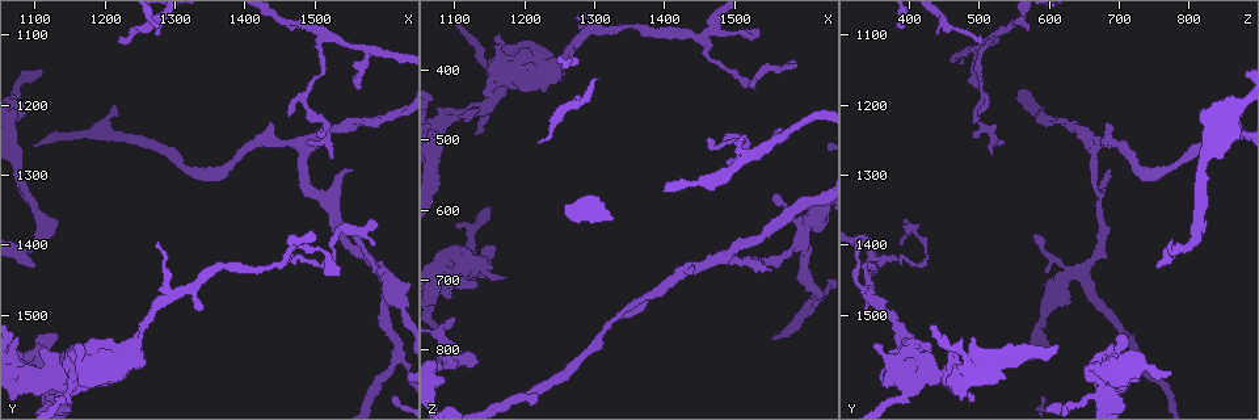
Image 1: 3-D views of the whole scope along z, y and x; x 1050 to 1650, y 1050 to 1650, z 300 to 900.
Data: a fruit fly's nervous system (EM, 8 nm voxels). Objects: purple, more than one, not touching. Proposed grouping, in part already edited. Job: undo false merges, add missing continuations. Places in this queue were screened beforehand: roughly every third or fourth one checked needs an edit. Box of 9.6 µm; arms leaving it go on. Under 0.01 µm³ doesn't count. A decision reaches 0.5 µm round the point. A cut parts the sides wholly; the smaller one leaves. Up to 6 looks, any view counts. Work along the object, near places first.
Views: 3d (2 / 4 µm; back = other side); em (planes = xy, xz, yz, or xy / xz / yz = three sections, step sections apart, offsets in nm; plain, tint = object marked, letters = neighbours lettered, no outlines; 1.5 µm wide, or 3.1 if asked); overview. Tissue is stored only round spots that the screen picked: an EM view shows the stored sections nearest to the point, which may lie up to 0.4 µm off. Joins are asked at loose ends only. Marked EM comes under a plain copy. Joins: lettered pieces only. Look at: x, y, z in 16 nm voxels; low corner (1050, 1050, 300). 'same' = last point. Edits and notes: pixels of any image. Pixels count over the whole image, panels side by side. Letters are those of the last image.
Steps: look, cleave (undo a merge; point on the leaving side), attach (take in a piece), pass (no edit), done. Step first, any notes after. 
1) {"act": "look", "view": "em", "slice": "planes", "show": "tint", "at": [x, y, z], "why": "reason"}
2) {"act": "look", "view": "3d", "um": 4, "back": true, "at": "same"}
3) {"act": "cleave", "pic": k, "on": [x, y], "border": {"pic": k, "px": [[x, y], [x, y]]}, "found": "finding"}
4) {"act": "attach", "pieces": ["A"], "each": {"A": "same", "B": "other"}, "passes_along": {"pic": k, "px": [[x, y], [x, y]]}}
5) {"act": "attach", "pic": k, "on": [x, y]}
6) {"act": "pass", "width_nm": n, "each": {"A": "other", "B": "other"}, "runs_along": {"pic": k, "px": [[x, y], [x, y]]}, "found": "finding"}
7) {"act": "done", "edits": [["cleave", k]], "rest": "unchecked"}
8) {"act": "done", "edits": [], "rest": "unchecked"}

{"act": "look", "view": "em", "slice": "planes", "show": "letters", "at": [1125, 1530, 710], "why": "an open end"}

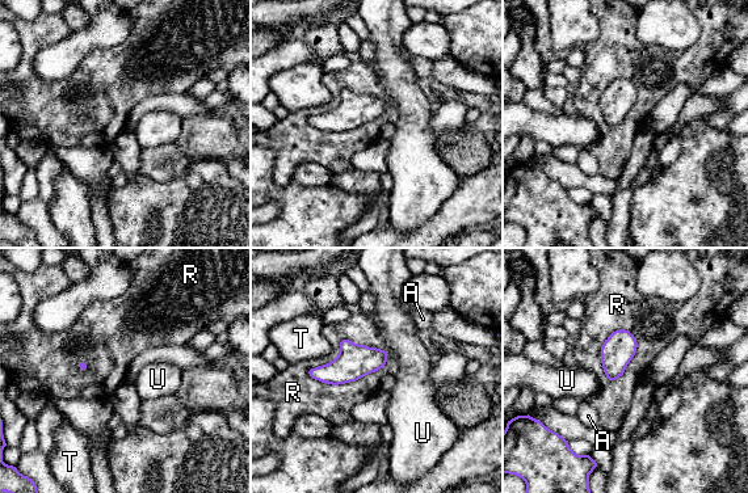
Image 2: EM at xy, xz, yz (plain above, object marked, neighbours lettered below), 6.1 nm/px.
{"act": "pass", "each": {"A": "other", "R": "other", "T": "other", "U": "other"}, "border": {"pic": 2, "px": [[379, 348], [343, 340], [307, 373]]}, "found": "none of them fits"}

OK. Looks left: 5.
{"act": "look", "view": "3d", "um": 2, "at": [1555, 1290, 690], "why": "free end"}

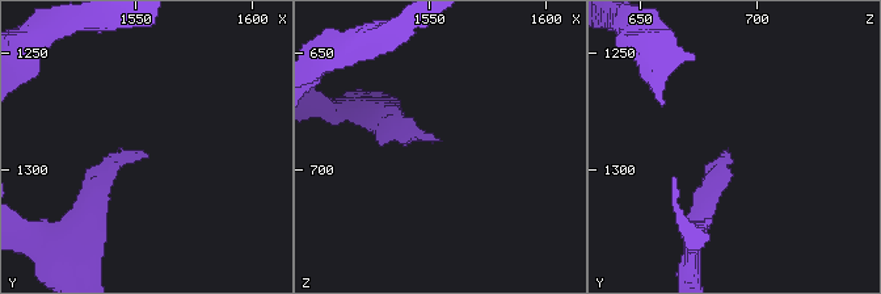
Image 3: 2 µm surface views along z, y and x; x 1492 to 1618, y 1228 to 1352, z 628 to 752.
{"act": "look", "view": "em", "slice": "xy", "step": 4, "show": "letters", "at": [1552, 1291, 686]}

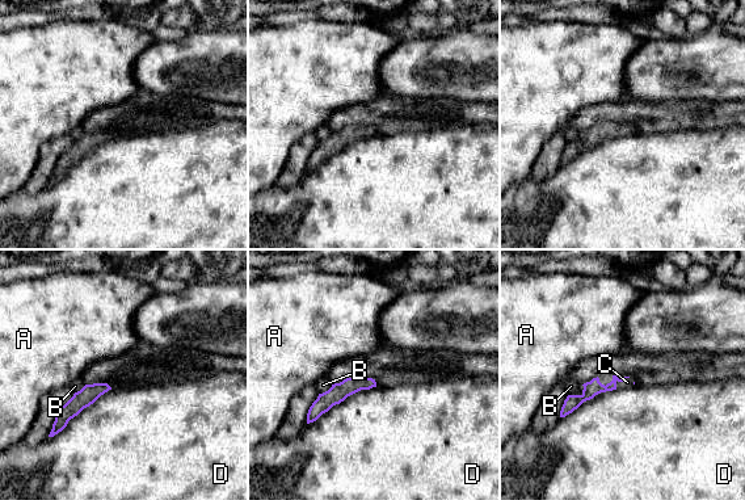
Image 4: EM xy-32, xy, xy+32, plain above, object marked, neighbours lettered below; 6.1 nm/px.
{"act": "look", "view": "em", "slice": "planes", "show": "letters", "at": "same", "why": "cut it another way"}

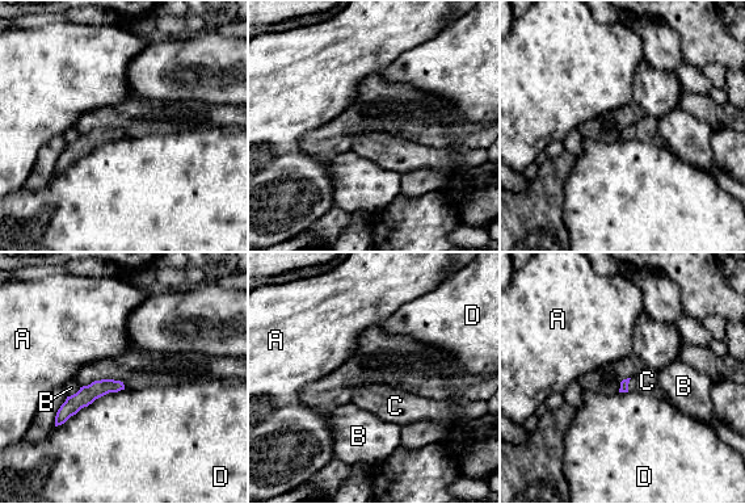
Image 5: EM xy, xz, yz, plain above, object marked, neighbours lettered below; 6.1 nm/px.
{"act": "attach", "pieces": ["C"], "each": {"A": "other", "B": "other", "C": "same", "D": "other"}, "found": "it goes on there"}

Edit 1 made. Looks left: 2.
{"act": "done", "edits": [["attach", 5]], "rest": "unchecked"}

